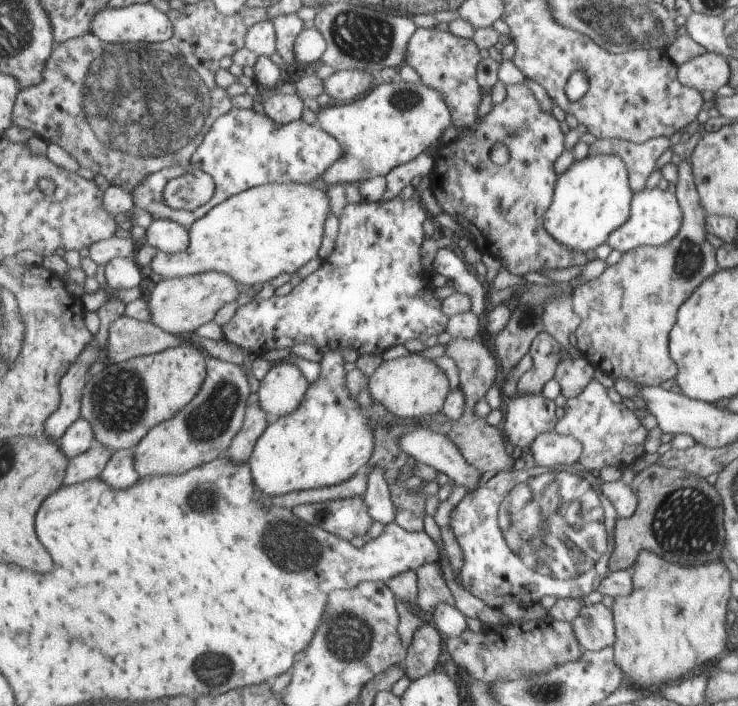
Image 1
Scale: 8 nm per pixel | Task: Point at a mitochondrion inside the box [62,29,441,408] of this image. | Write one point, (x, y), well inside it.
(140, 108)

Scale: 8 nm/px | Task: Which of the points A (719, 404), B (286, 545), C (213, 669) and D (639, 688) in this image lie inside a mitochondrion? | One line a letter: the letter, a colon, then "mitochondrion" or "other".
A: other
B: mitochondrion
C: mitochondrion
D: other

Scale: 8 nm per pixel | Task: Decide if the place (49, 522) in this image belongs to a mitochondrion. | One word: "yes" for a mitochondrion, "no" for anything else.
no

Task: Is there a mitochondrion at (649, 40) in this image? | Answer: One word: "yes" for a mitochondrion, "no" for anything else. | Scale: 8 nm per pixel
yes

